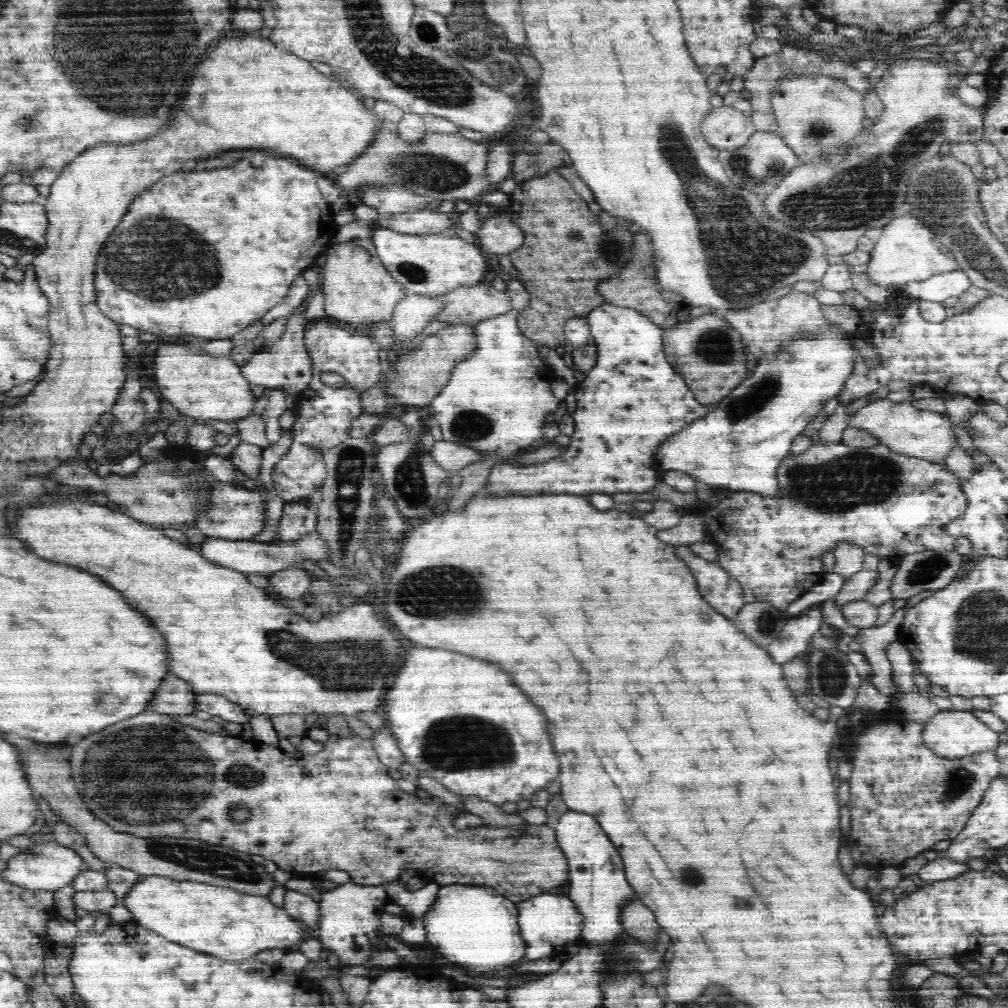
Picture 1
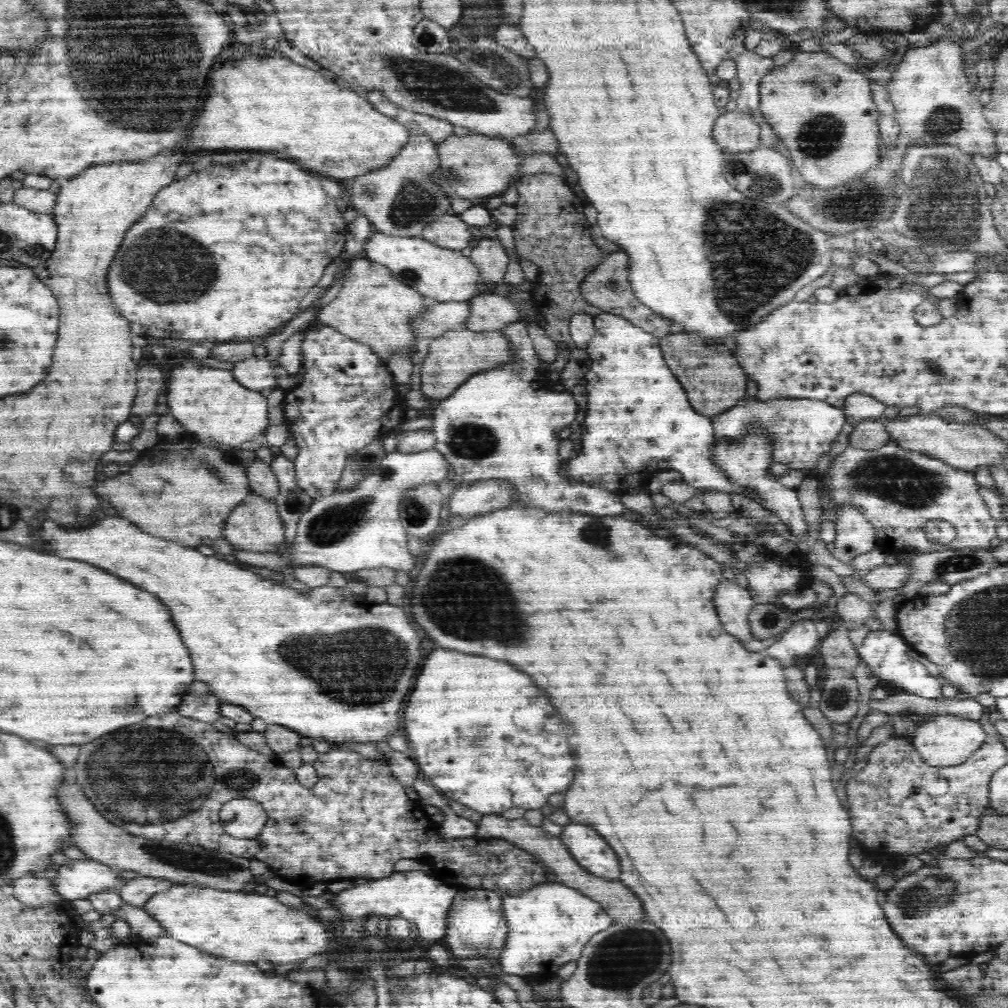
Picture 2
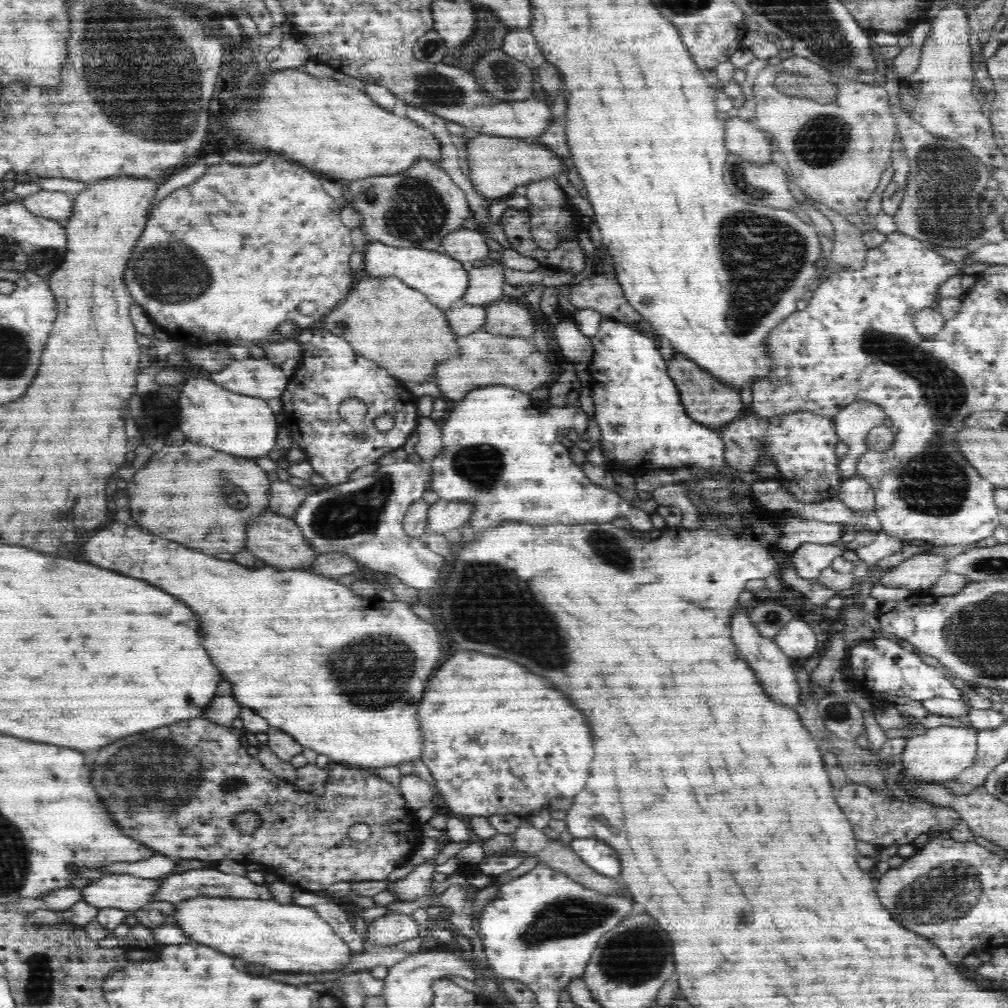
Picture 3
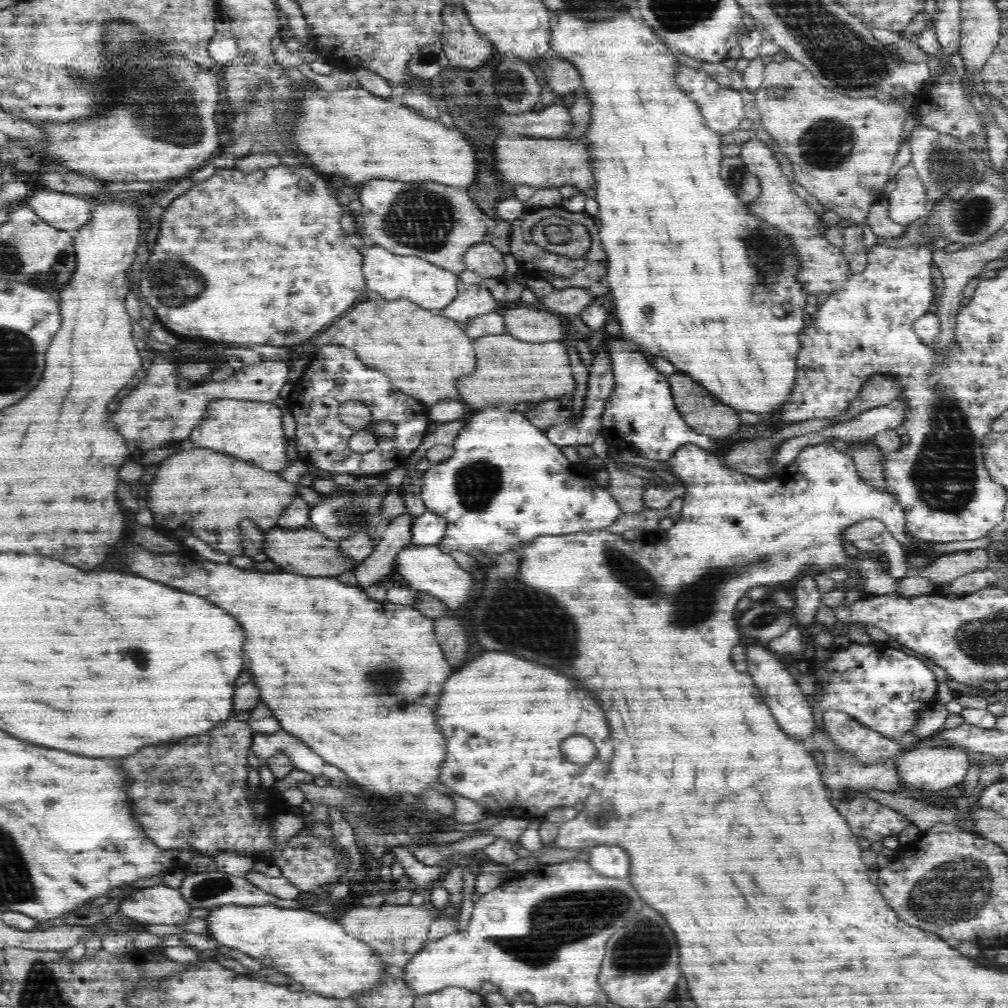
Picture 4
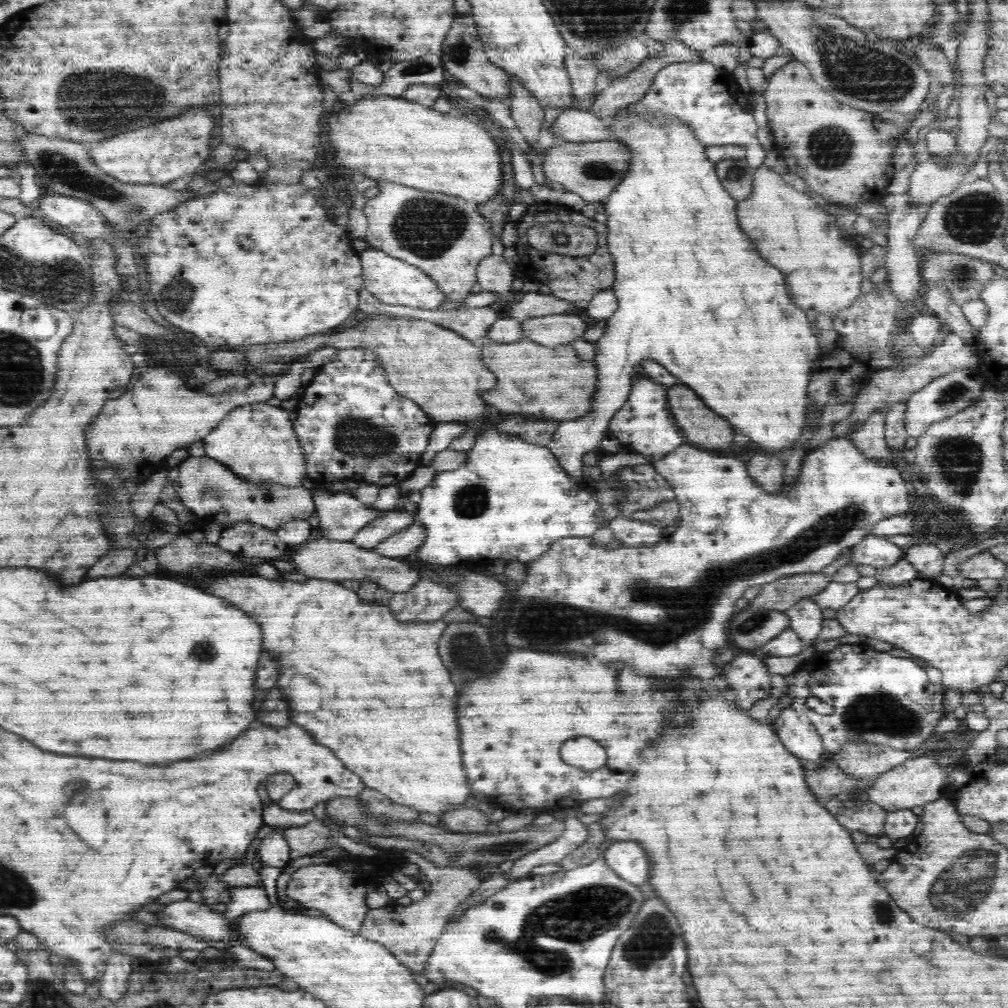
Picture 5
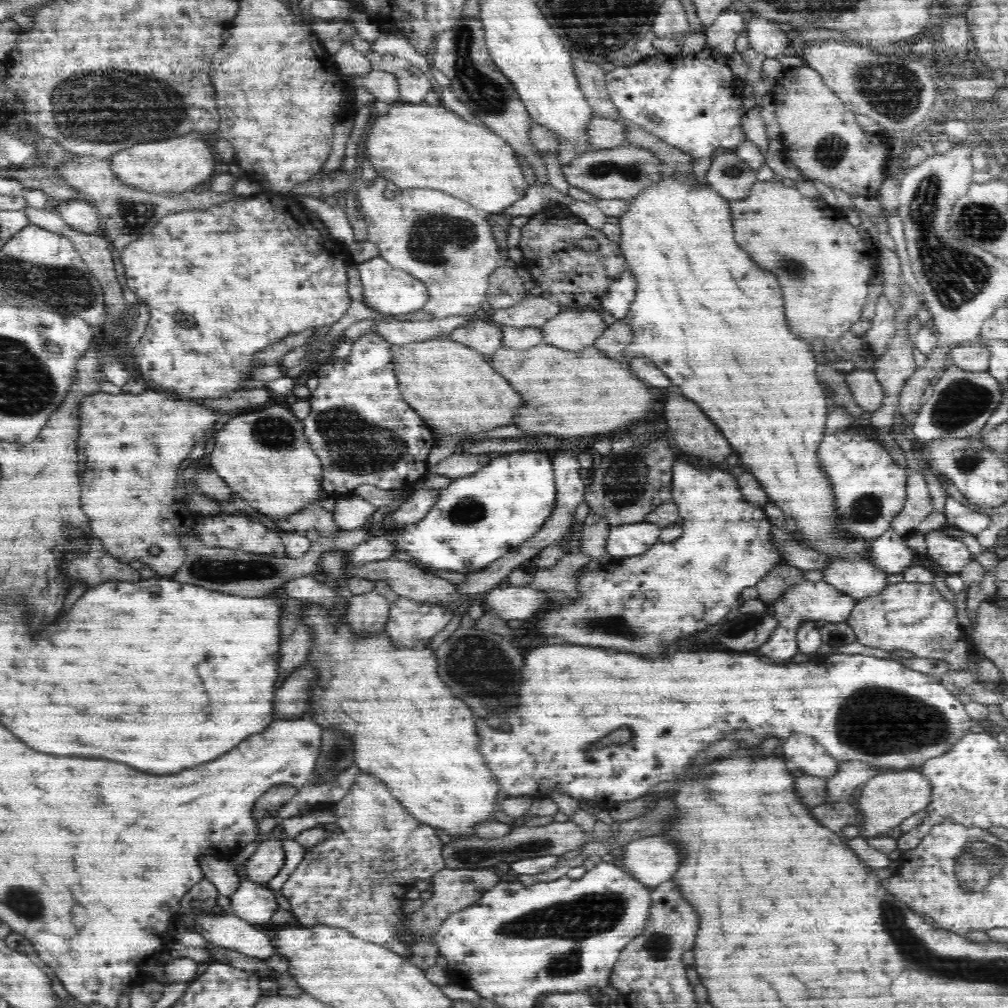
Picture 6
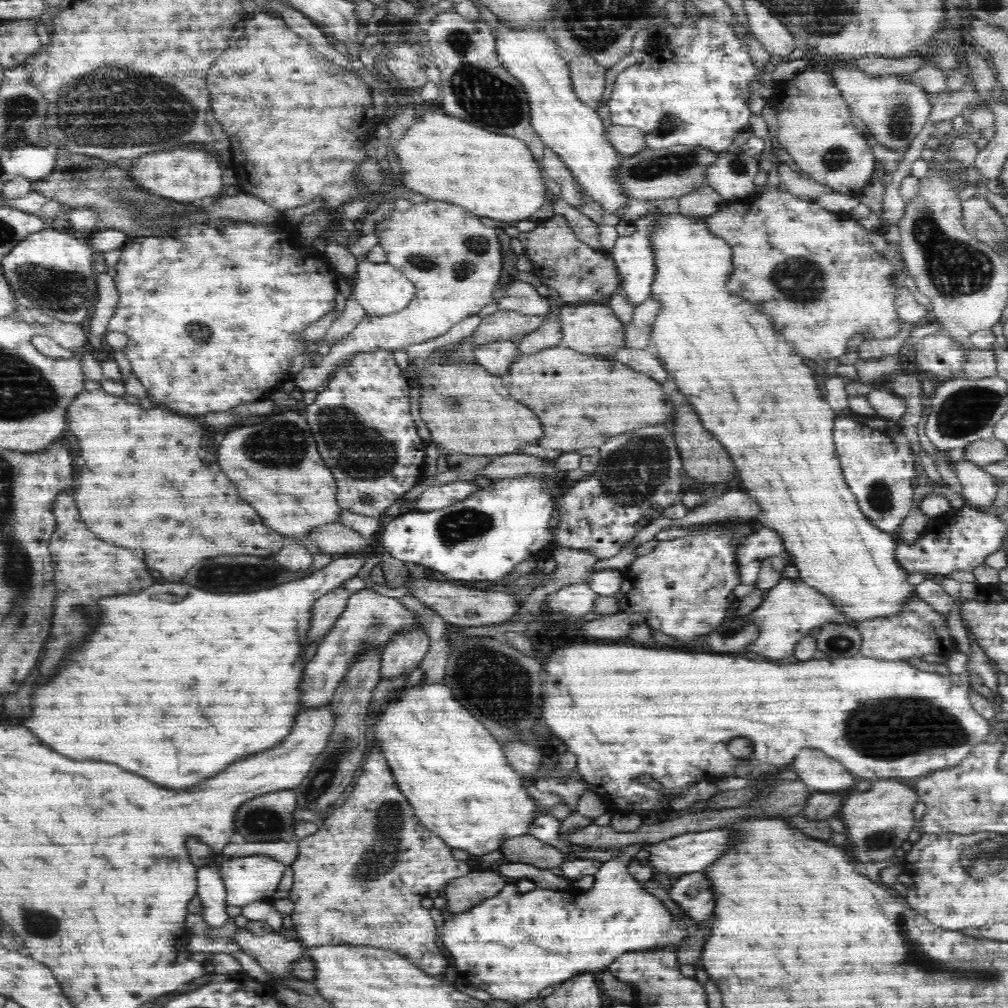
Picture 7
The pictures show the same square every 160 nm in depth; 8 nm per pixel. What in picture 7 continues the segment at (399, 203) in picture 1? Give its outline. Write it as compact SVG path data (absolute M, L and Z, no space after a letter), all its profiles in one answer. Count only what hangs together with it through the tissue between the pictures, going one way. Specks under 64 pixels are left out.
M430 199L426 204L415 204L411 210L404 213L395 210L390 218L376 223L376 226L375 235L380 240L380 245L386 253L389 264L400 270L410 279L410 282L415 284L417 294L406 308L397 313L384 316L367 314L348 336L330 346L328 354L319 355L317 364L305 366L300 372L297 372L293 380L296 389L300 389L302 392L315 390L330 380L339 365L350 360L350 357L356 356L358 352L376 349L390 349L393 352L406 351L409 346L443 336L454 324L466 316L479 314L483 306L494 301L492 292L501 278L503 268L502 250L495 228L485 226L480 218L472 212L462 208L462 206L450 204L448 201Z

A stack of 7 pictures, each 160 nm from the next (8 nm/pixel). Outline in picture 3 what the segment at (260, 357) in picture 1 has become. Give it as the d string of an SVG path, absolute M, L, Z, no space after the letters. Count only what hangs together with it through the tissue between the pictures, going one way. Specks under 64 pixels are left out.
M263 358L235 360L224 370L210 373L214 382L248 396L279 398L290 384L280 368Z

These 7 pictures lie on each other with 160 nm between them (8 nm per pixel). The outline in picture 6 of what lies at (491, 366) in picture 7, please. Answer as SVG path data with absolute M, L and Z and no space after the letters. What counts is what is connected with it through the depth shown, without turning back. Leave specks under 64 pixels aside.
M482 315L455 328L448 337L481 352L486 360L490 359L496 349L503 348L502 328L488 322Z

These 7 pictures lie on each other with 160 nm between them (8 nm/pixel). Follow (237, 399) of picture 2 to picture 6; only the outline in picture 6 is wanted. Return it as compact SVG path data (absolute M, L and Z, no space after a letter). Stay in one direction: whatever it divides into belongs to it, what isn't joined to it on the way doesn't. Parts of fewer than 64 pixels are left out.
M269 406L262 412L240 415L217 434L210 463L249 506L272 520L284 520L306 504L319 504L324 491L322 463L308 444L302 421L290 408Z

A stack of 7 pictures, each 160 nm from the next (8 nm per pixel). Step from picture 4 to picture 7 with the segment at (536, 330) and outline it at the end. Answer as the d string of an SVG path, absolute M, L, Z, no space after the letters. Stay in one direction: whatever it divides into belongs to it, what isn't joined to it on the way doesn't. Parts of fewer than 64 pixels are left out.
M606 302L567 304L558 314L559 330L563 337L562 346L573 348L585 355L612 358L622 351L625 344L625 324L614 315Z

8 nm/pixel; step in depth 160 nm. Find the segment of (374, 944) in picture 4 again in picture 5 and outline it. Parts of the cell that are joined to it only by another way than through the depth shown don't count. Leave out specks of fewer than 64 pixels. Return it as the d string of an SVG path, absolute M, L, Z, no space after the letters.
M408 851L397 852L403 860L420 867L421 873L431 882L431 890L423 899L410 905L398 905L394 900L384 908L368 910L360 935L366 940L372 940L388 949L401 964L408 967L415 975L420 976L426 970L430 952L434 950L437 938L448 924L450 914L462 904L472 892L478 890L482 878L476 870L464 867L442 867L424 858L424 856Z

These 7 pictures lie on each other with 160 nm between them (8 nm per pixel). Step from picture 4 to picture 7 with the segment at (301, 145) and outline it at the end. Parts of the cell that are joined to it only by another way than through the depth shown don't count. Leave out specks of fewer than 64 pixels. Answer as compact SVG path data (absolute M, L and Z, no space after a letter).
M424 111L422 118L408 130L408 134L394 146L393 150L398 154L400 158L400 166L404 170L404 184L410 190L414 192L419 192L420 194L433 199L436 201L448 201L450 204L456 204L462 206L462 208L472 212L476 217L488 217L490 219L500 221L502 223L518 223L522 220L529 220L529 218L542 206L545 205L546 201L544 194L546 194L546 183L545 183L545 173L543 168L539 166L538 163L534 162L534 155L530 154L530 149L521 140L514 138L513 136L492 134L492 132L486 132L478 126L472 126L468 124L468 120L464 122L464 118L456 118L456 116L448 116L448 114L438 114L438 111Z

